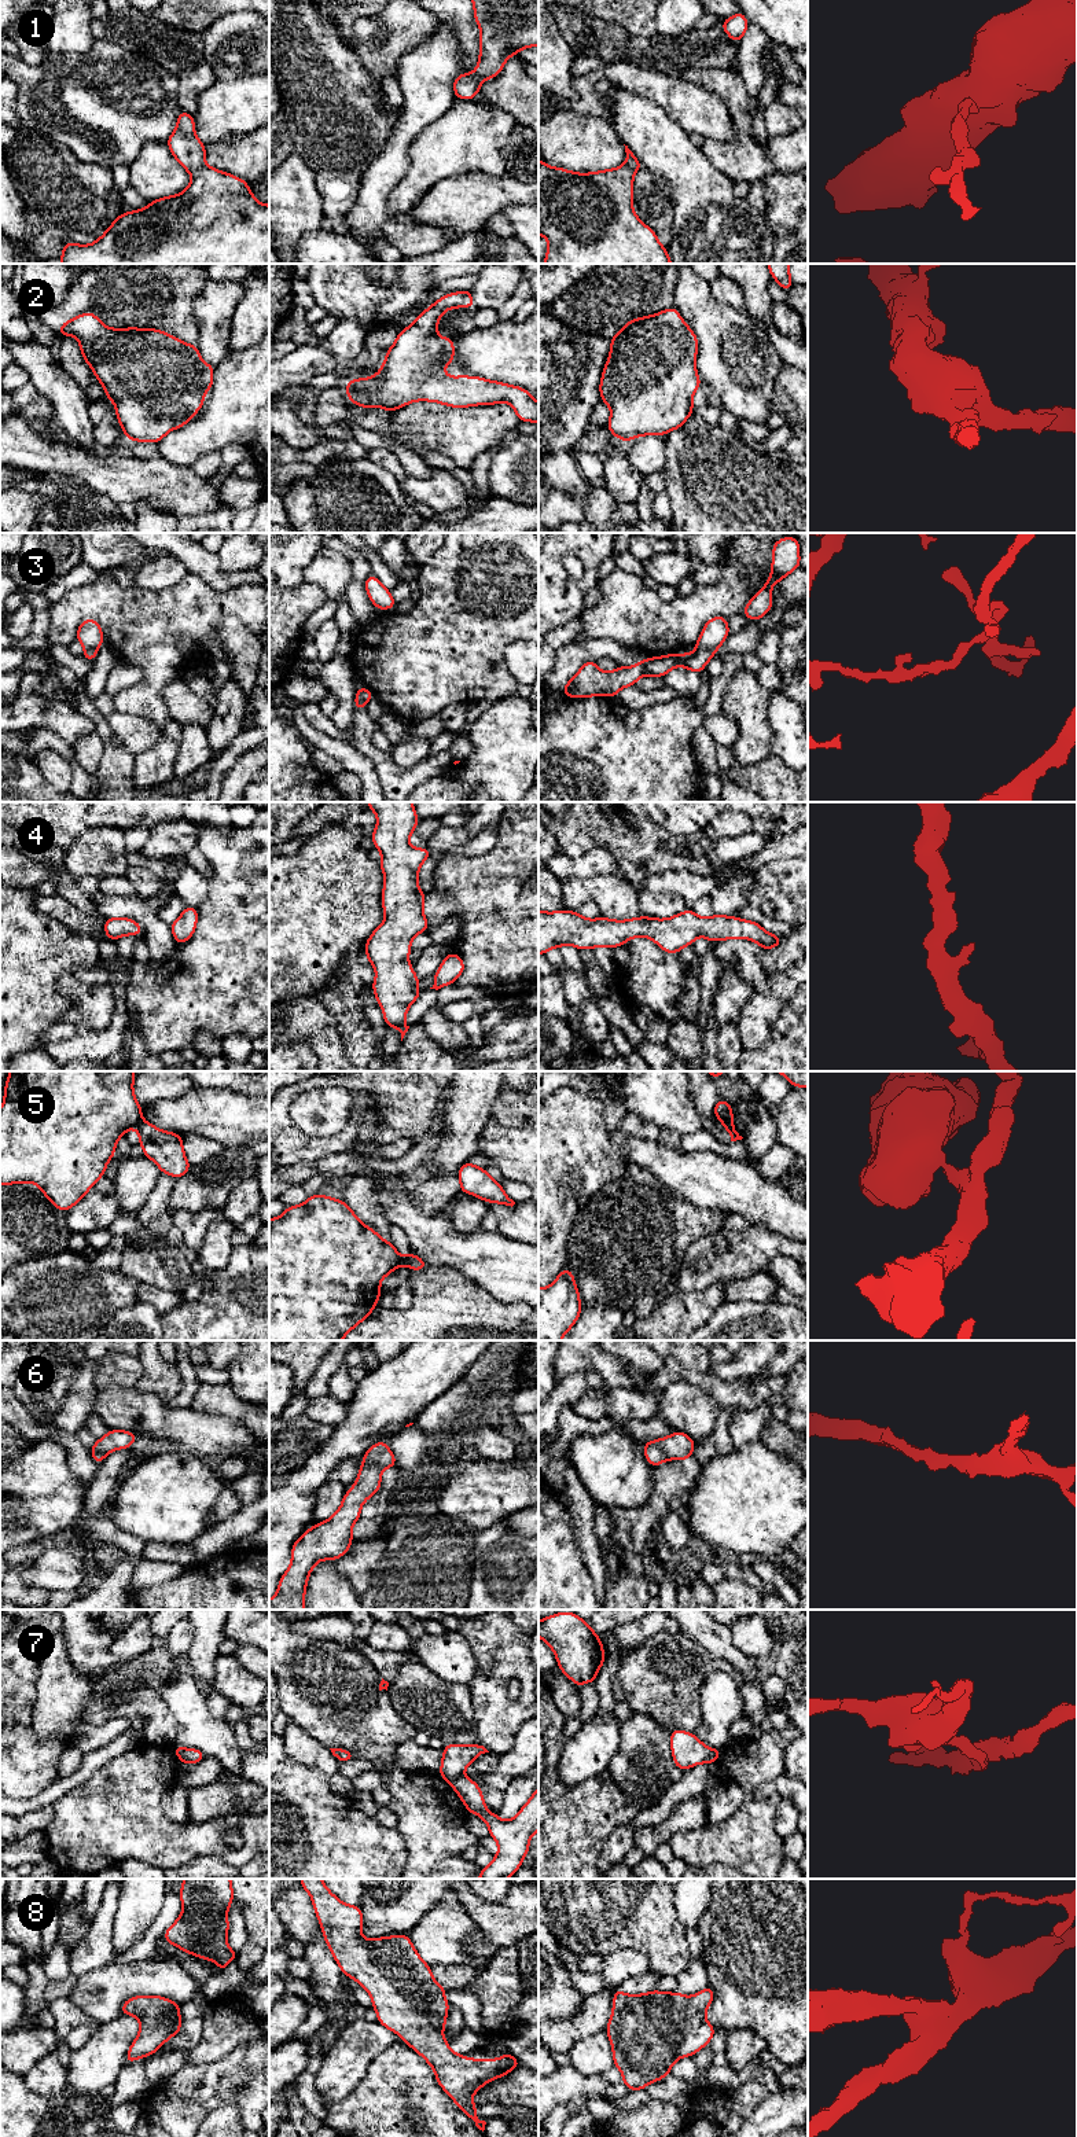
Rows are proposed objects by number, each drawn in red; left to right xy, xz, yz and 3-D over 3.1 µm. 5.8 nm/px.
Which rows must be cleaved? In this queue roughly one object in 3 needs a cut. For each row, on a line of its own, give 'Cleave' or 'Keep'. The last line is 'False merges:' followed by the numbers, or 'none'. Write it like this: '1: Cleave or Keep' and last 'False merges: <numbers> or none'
1: Keep
2: Keep
3: Cleave
4: Keep
5: Cleave
6: Keep
7: Cleave
8: Keep
False merges: 3, 5, 7

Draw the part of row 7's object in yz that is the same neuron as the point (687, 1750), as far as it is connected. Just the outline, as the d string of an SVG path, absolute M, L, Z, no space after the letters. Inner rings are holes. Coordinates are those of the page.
M673 1729L670 1747L676 1768L684 1772L698 1763L709 1763L712 1748L706 1747L694 1733Z

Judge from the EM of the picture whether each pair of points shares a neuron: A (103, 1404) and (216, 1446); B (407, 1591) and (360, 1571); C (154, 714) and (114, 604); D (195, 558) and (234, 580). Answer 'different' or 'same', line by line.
A: same
B: different
C: same
D: same

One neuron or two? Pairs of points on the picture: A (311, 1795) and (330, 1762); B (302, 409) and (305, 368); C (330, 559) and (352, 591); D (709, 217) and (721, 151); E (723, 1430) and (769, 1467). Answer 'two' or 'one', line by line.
A: two
B: two
C: two
D: two
E: two

